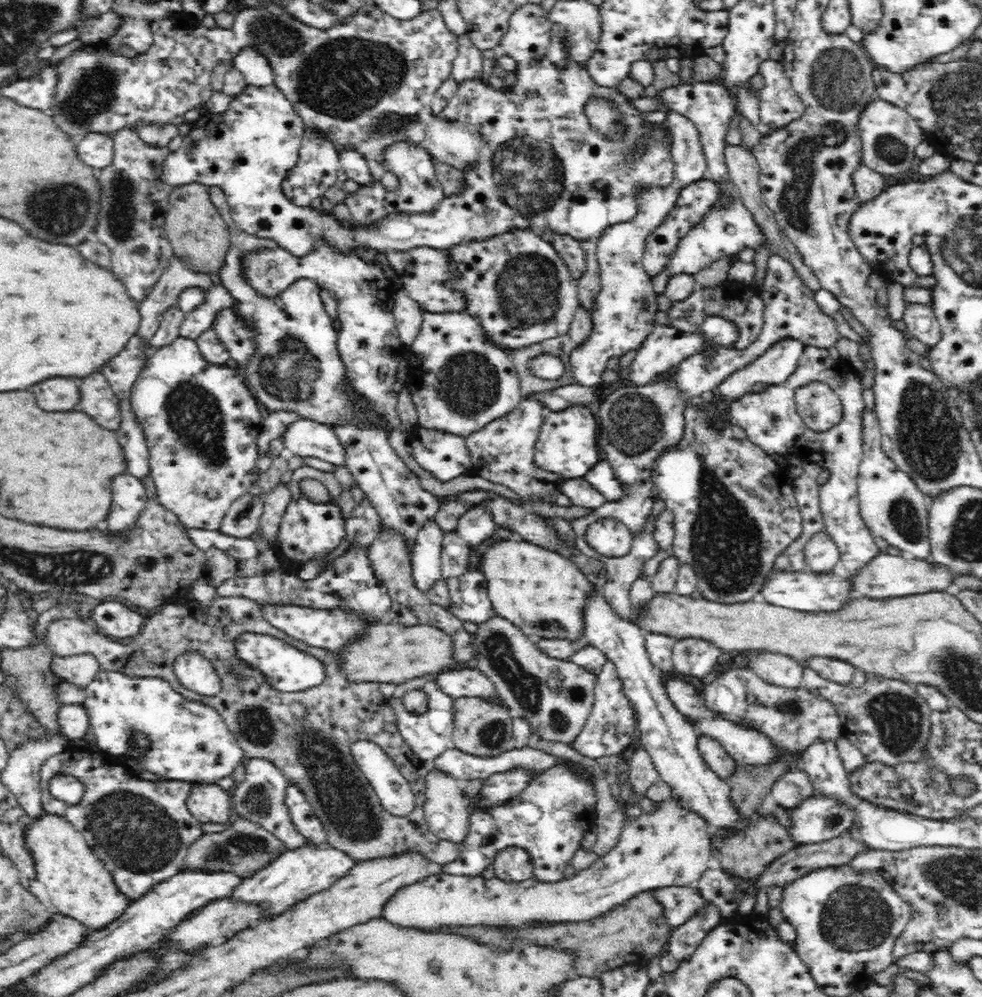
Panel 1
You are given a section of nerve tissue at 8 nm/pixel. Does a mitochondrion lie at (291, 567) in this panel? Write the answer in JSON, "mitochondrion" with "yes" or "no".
{"mitochondrion":"no"}

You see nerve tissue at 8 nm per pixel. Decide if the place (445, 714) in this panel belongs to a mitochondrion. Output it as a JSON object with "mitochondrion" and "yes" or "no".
{"mitochondrion":"no"}

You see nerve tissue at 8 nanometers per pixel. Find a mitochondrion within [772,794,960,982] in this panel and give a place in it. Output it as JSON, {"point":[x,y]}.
{"point":[854,918]}

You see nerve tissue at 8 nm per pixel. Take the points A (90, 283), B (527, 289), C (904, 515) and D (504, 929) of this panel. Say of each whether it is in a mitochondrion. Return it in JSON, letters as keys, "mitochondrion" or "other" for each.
{"A":"other","B":"mitochondrion","C":"mitochondrion","D":"other"}

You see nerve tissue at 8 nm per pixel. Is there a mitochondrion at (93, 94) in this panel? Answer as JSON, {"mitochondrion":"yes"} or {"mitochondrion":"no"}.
{"mitochondrion":"yes"}

